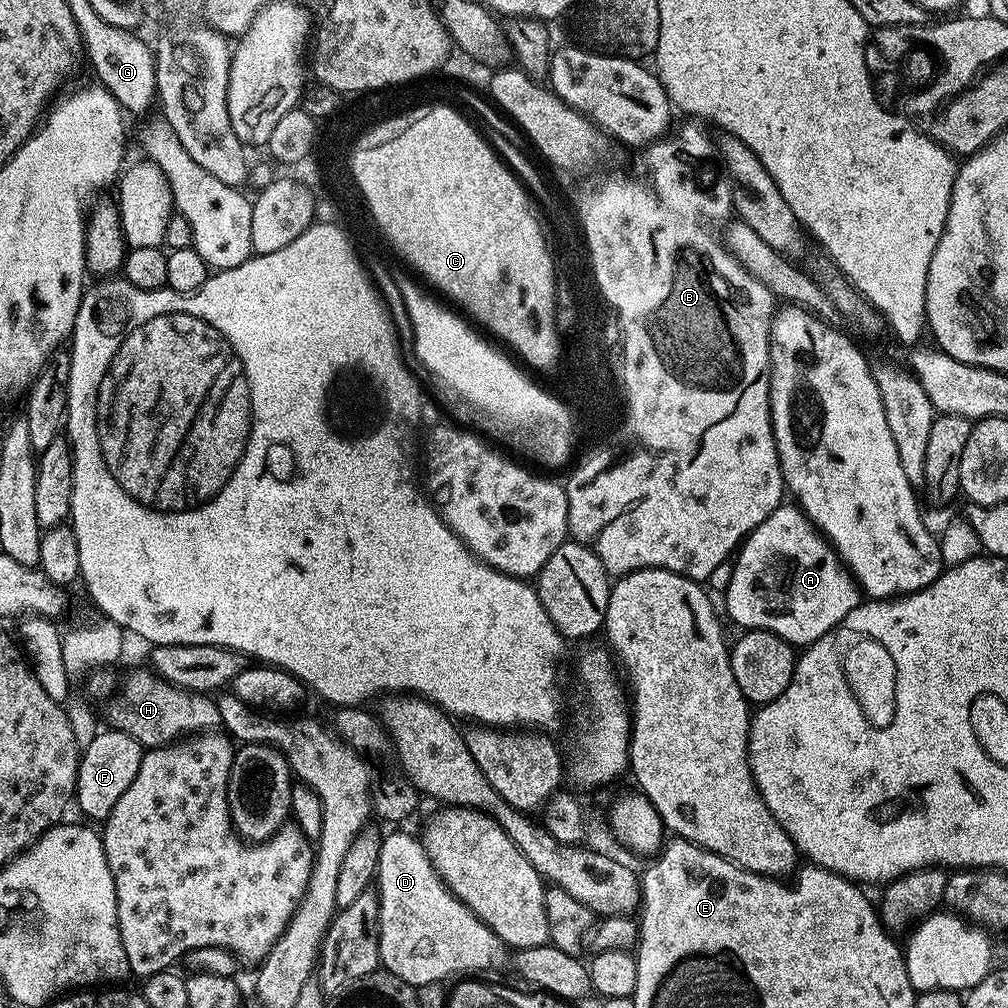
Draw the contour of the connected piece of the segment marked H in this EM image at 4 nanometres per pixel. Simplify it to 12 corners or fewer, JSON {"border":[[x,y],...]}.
{"border":[[133,674],[109,712],[145,750],[221,727],[211,695]]}

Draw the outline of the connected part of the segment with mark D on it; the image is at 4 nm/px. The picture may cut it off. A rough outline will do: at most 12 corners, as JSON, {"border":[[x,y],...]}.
{"border":[[380,840],[379,963],[413,986],[483,973],[500,940],[423,843]]}

